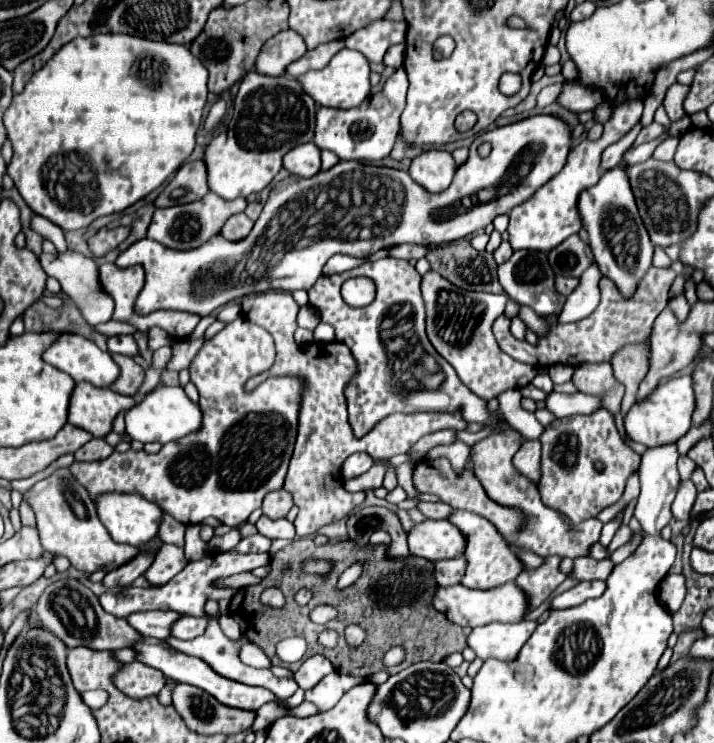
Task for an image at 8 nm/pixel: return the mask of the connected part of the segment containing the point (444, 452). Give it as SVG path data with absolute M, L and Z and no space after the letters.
M454 440L454 442L450 442L450 444L438 444L438 446L434 446L428 454L426 454L426 458L442 458L442 456L446 456L452 464L454 464L454 468L456 470L462 470L464 468L464 464L468 462L468 458L470 458L470 446L466 444L466 442L462 442L462 440Z

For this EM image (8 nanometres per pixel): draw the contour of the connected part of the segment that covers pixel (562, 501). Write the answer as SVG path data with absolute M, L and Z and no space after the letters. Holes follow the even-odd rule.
M598 408L588 416L558 418L544 428L542 436L542 478L538 484L542 502L564 512L572 522L584 522L598 516L606 506L616 504L626 486L626 478L640 456L628 448L614 424L612 412ZM596 464L602 464L602 470Z

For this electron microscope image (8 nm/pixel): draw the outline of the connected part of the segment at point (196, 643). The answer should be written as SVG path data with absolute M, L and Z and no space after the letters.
M210 621L208 632L205 632L202 636L194 640L188 641L188 643L180 642L180 640L176 640L176 638L168 638L166 642L168 642L172 648L184 652L184 654L202 658L204 662L208 662L208 664L210 664L216 672L220 672L222 676L228 676L230 680L240 680L242 684L250 684L250 686L264 686L264 688L268 688L270 692L274 692L278 698L288 698L288 696L292 696L292 694L296 692L296 688L298 688L296 682L290 680L290 678L276 678L270 670L256 670L256 668L250 668L250 666L242 664L242 660L240 660L240 649L245 643L249 642L248 639L244 634L242 634L239 640L226 638L217 621Z

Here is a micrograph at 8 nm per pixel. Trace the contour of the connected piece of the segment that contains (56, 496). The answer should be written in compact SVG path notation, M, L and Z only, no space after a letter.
M60 468L52 476L36 482L24 494L24 498L30 502L36 514L38 532L40 532L44 550L48 550L54 556L68 558L70 564L80 572L86 572L86 574L92 574L96 570L110 572L134 560L140 554L140 548L118 544L108 536L108 530L98 520L96 504L90 500L88 492L84 492L84 488L80 488L80 484L72 480L72 474L68 468Z

